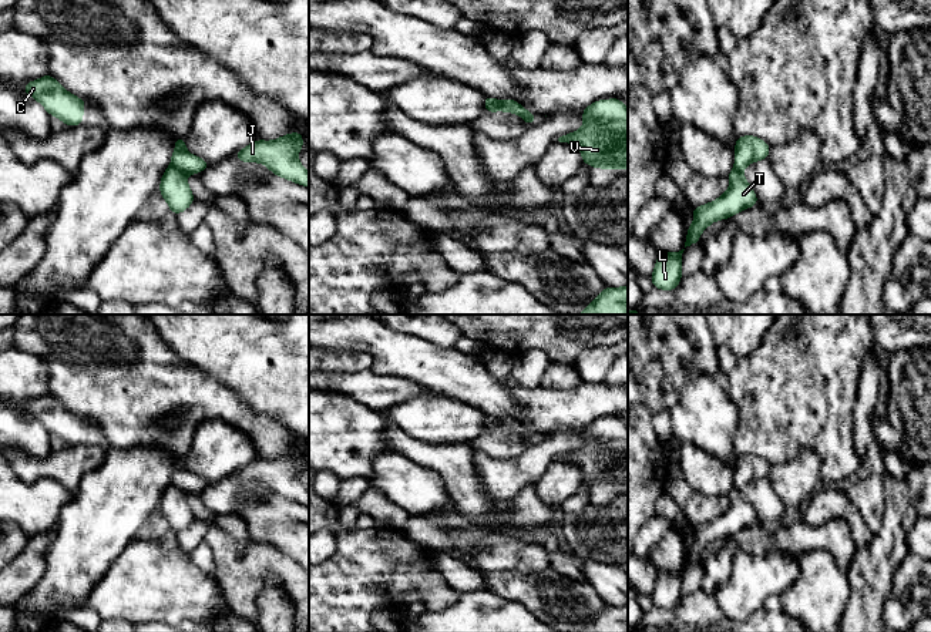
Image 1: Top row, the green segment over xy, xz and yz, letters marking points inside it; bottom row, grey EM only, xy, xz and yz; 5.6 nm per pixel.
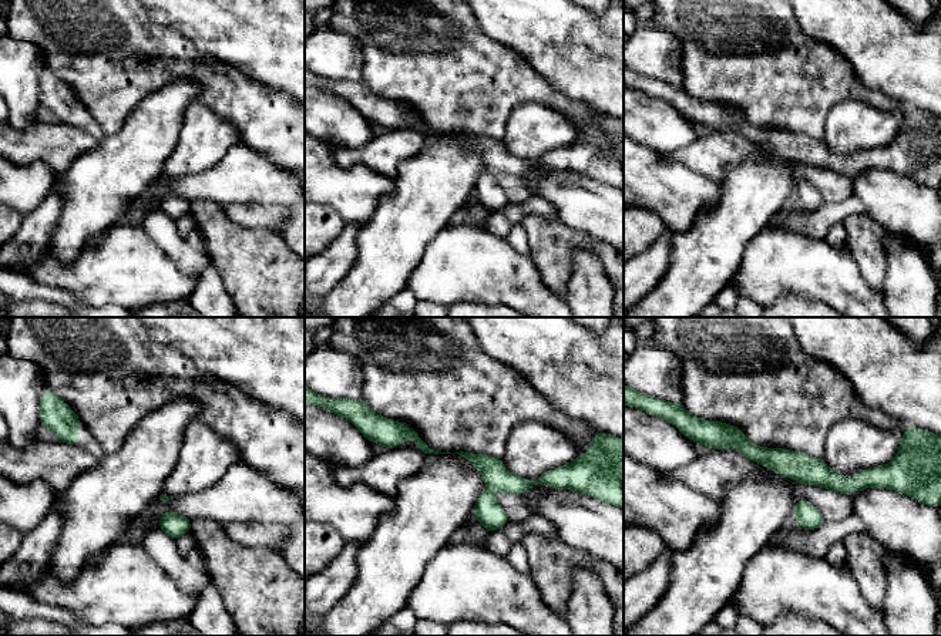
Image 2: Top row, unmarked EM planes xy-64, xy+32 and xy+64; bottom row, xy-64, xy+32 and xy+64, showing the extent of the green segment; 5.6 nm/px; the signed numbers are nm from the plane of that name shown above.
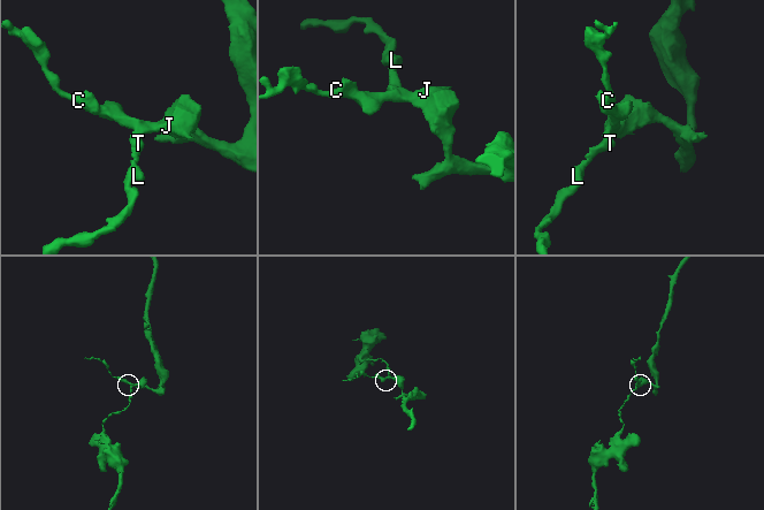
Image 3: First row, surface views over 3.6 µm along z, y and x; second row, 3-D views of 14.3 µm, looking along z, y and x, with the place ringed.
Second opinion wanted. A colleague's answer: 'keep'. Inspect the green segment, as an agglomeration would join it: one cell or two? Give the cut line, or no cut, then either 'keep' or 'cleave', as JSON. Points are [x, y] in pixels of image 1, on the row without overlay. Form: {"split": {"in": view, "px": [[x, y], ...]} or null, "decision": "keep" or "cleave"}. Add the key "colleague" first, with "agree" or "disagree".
{"colleague": "disagree", "split": {"in": "xy", "px": [[172, 483], [185, 493]]}, "decision": "cleave"}

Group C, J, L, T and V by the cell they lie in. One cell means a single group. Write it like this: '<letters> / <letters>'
C J V / L T

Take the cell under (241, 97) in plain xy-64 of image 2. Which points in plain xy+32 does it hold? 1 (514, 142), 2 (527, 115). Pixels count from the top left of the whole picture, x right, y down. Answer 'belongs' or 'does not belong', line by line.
1: does not belong
2: does not belong

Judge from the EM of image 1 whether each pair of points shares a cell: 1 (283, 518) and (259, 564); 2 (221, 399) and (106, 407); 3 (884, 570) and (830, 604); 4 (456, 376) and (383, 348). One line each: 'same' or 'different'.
1: different
2: same
3: different
4: same

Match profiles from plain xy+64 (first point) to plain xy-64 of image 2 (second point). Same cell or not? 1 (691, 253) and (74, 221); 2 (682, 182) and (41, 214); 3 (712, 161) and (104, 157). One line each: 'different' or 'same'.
1: same
2: different
3: different

